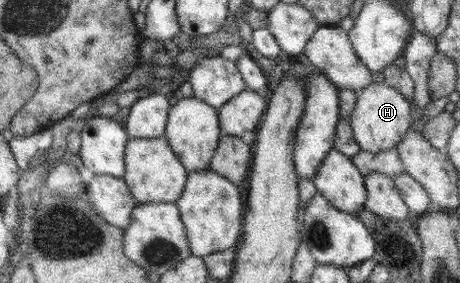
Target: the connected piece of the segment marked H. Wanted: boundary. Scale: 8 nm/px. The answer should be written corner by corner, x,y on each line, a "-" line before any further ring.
369,83
357,95
355,108
348,122
351,125
355,142
361,151
373,154
394,148
414,124
412,104
392,86
383,83

